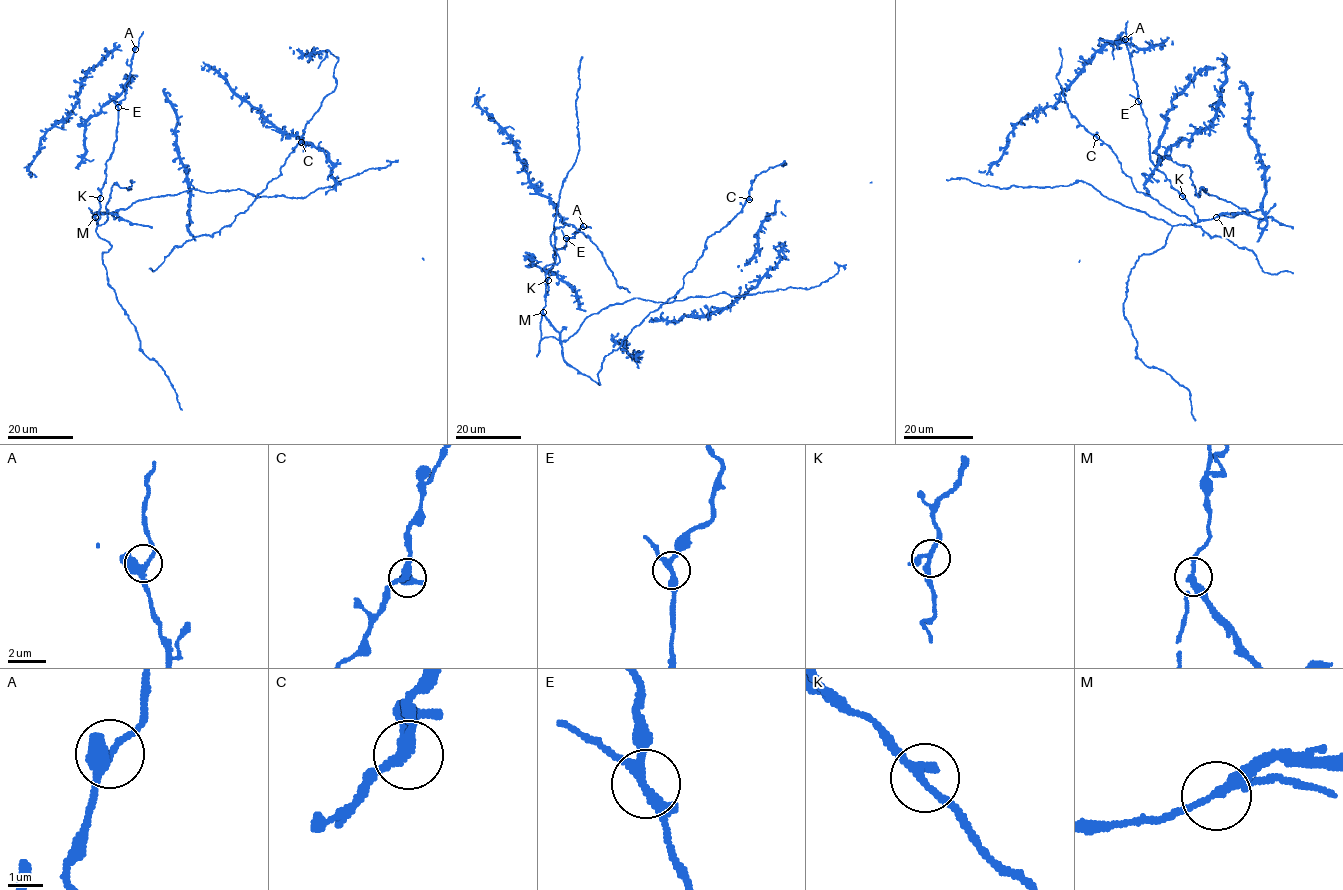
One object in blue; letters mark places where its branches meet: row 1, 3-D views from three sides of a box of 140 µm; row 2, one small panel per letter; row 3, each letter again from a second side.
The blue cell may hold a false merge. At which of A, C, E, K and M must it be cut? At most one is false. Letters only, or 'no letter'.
M

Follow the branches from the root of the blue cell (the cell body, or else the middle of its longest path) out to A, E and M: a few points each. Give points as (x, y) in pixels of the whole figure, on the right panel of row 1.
A: (1226, 200), (1247, 211), (1199, 220), (1193, 207), (1150, 160), (1146, 117), (1138, 101), (1125, 39)
E: (1226, 200), (1247, 211), (1222, 213), (1209, 220), (1198, 219), (1193, 207), (1150, 160), (1146, 117), (1138, 101)
M: (1226, 200), (1247, 211), (1222, 213), (1216, 217)

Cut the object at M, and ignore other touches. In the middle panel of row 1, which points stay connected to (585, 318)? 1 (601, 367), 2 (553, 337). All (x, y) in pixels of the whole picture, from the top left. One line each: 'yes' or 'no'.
1: yes
2: yes

